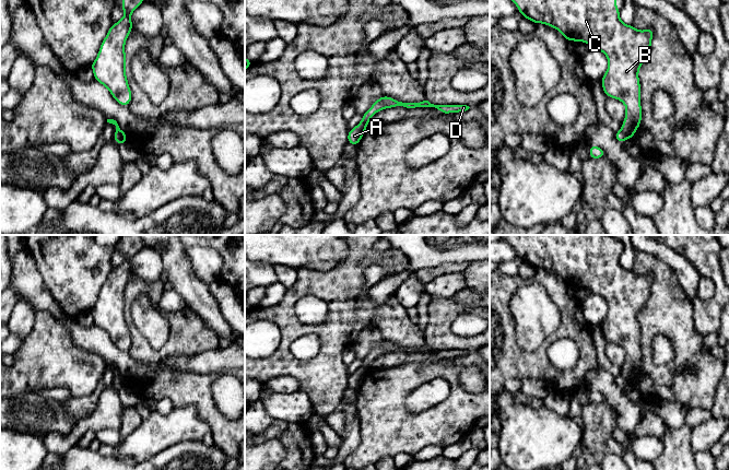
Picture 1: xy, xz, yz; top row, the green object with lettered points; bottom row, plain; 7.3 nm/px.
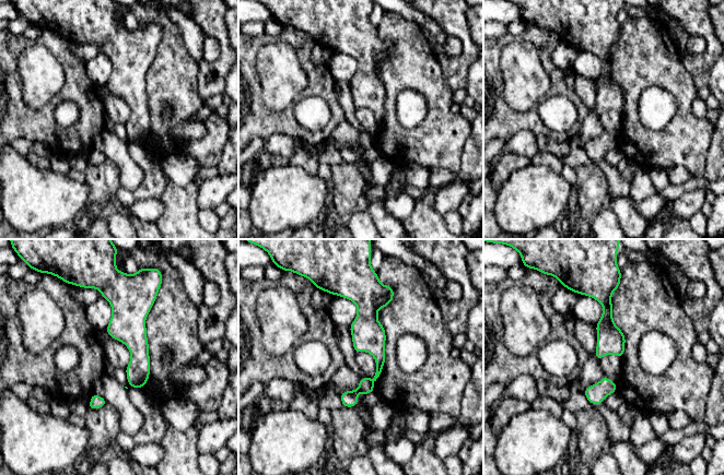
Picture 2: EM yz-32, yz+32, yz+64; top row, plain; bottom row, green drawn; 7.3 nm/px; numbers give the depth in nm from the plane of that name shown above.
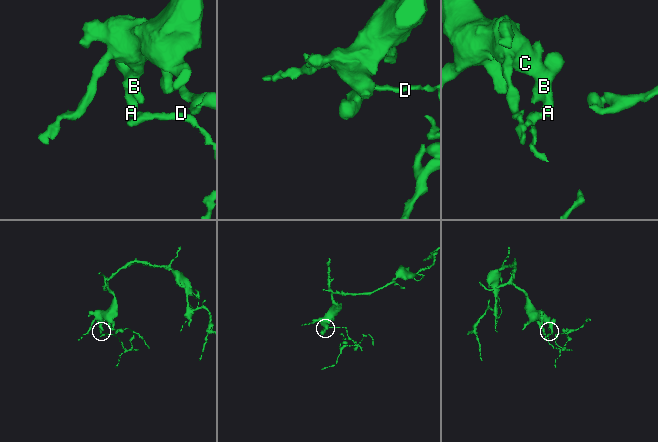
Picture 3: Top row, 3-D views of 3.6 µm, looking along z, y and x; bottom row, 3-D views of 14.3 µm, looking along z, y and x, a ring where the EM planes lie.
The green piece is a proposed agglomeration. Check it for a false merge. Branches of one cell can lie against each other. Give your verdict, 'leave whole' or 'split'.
split

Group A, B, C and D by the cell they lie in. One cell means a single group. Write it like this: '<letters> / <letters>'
A B C / D

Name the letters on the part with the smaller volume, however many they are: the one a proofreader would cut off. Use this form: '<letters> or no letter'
D

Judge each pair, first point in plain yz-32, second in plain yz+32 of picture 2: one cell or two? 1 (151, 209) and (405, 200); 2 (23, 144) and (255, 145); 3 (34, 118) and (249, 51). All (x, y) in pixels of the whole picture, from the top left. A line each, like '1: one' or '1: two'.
1: one
2: one
3: one

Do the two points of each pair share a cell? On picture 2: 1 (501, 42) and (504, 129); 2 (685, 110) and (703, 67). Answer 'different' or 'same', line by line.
1: same
2: different

